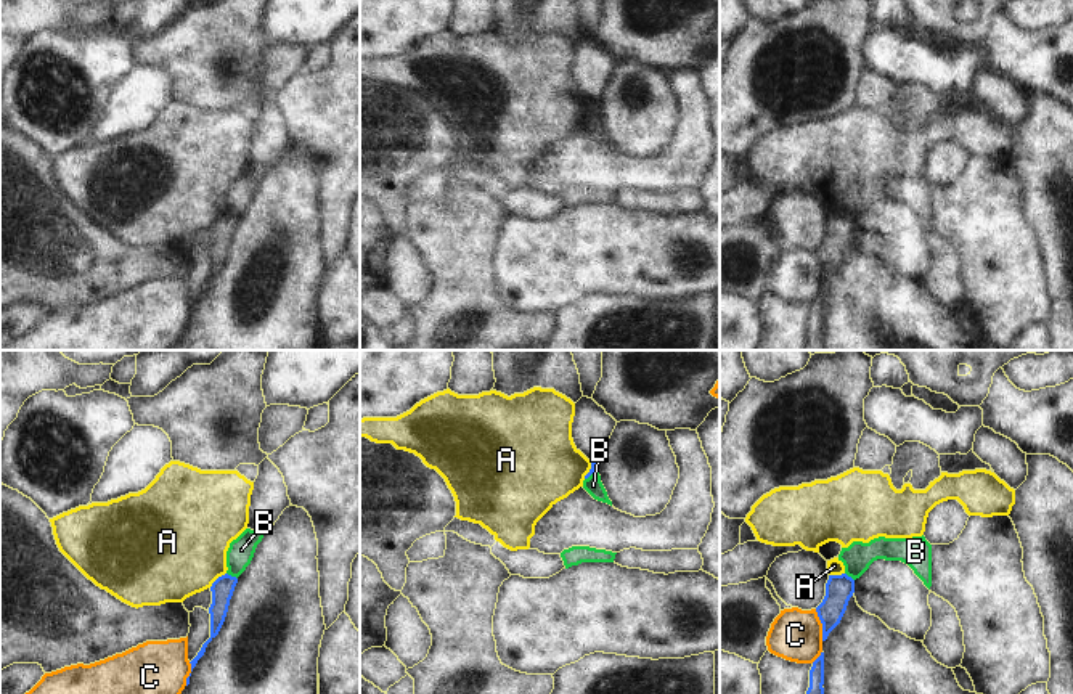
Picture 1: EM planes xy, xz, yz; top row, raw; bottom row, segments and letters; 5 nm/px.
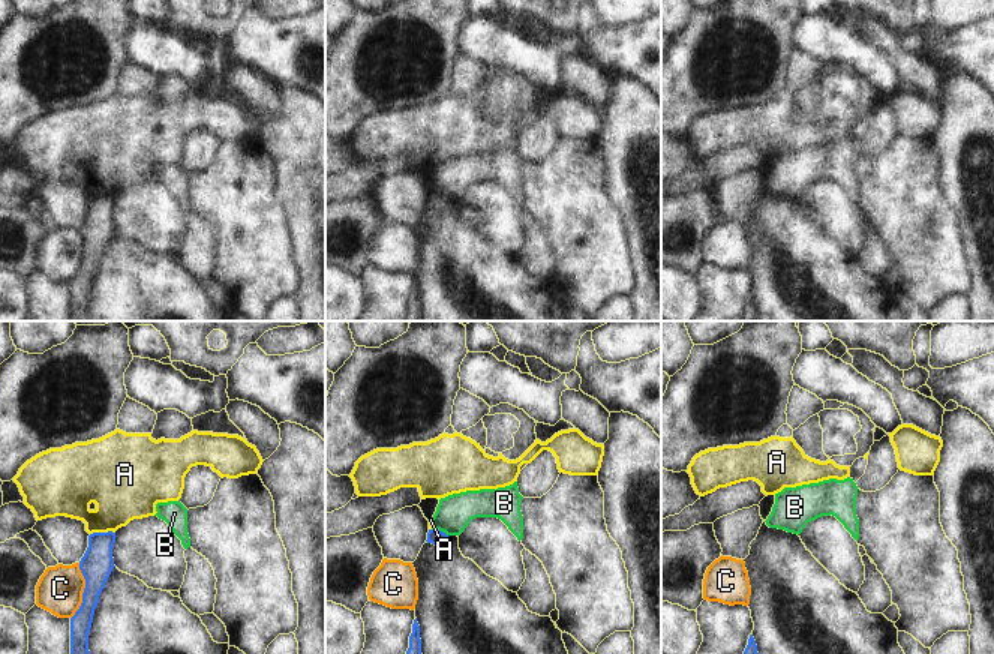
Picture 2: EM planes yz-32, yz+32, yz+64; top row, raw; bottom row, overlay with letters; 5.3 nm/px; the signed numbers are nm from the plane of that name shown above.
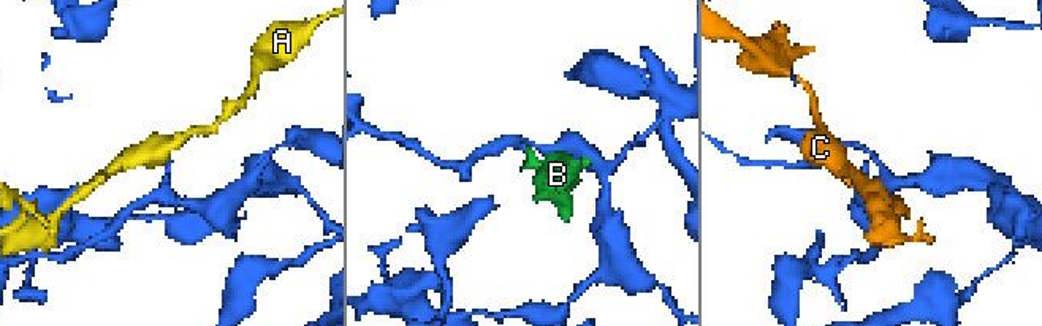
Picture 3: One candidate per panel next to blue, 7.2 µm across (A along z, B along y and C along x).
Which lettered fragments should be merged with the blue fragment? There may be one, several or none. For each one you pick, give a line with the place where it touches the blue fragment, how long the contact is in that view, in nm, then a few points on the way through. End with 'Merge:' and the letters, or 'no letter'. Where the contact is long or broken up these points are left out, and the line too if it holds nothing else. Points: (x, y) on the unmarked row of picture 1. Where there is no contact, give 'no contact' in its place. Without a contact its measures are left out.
Merge: no letter

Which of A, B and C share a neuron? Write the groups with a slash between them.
A / B / C

